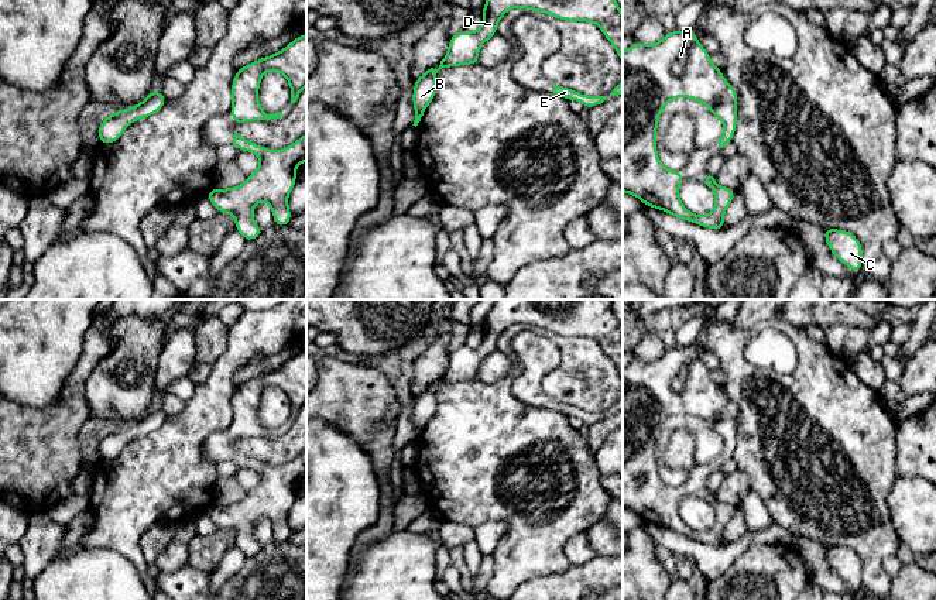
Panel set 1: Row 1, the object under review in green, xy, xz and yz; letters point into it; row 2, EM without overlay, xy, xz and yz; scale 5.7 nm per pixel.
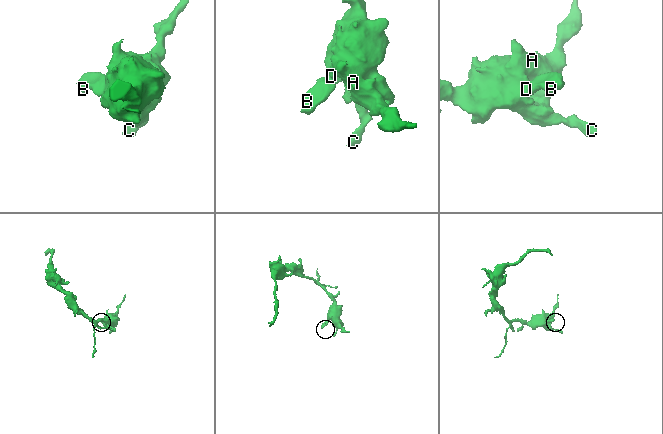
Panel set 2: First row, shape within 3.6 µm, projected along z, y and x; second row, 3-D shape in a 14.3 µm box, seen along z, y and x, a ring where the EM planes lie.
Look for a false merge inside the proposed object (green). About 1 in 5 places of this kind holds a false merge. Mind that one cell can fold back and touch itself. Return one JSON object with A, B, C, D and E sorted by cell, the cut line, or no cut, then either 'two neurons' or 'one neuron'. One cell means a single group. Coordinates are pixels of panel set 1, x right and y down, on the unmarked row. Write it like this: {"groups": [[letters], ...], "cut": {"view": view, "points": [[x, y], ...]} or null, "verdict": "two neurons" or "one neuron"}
{"groups": [["A", "B", "C", "D", "E"]], "cut": null, "verdict": "one neuron"}

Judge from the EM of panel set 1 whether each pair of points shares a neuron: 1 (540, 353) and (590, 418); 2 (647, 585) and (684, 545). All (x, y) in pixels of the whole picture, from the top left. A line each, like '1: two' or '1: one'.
1: one
2: two

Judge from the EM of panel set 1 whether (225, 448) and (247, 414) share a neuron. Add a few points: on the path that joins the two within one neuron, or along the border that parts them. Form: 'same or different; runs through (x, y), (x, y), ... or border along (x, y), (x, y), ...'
same; runs through (228, 439), (244, 422)

